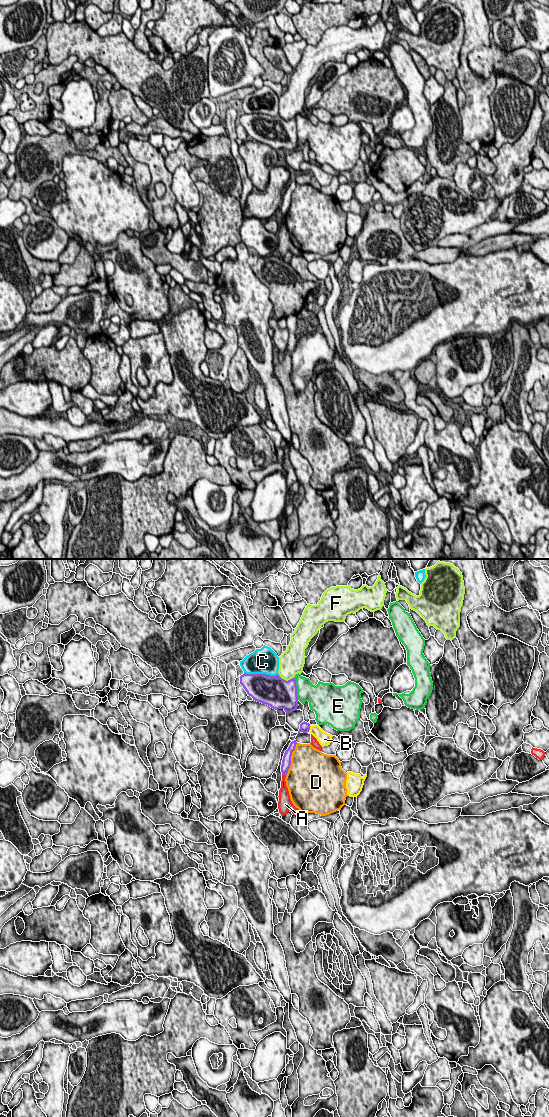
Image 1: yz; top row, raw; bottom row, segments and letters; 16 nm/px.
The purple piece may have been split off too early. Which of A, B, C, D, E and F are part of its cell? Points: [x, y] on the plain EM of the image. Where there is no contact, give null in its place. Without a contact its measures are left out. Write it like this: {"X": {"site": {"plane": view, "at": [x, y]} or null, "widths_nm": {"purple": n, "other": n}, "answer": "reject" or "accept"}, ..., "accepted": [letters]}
{"A": {"site": {"plane": "yz", "at": [284, 214]}, "widths_nm": {"purple": 160, "other": 120}, "answer": "reject"}, "B": {"site": {"plane": "yz", "at": [309, 167]}, "widths_nm": {"purple": 160, "other": 190}, "answer": "accept"}, "C": {"site": {"plane": "yz", "at": [261, 114]}, "widths_nm": {"purple": 460, "other": 420}, "answer": "reject"}, "D": {"site": {"plane": "yz", "at": [290, 199]}, "widths_nm": {"purple": 160, "other": 480}, "answer": "reject"}, "E": {"site": {"plane": "yz", "at": [296, 128]}, "widths_nm": {"purple": 460, "other": 320}, "answer": "reject"}, "F": {"site": {"plane": "yz", "at": [285, 120]}, "widths_nm": {"purple": 480, "other": 360}, "answer": "reject"}, "accepted": ["B"]}

